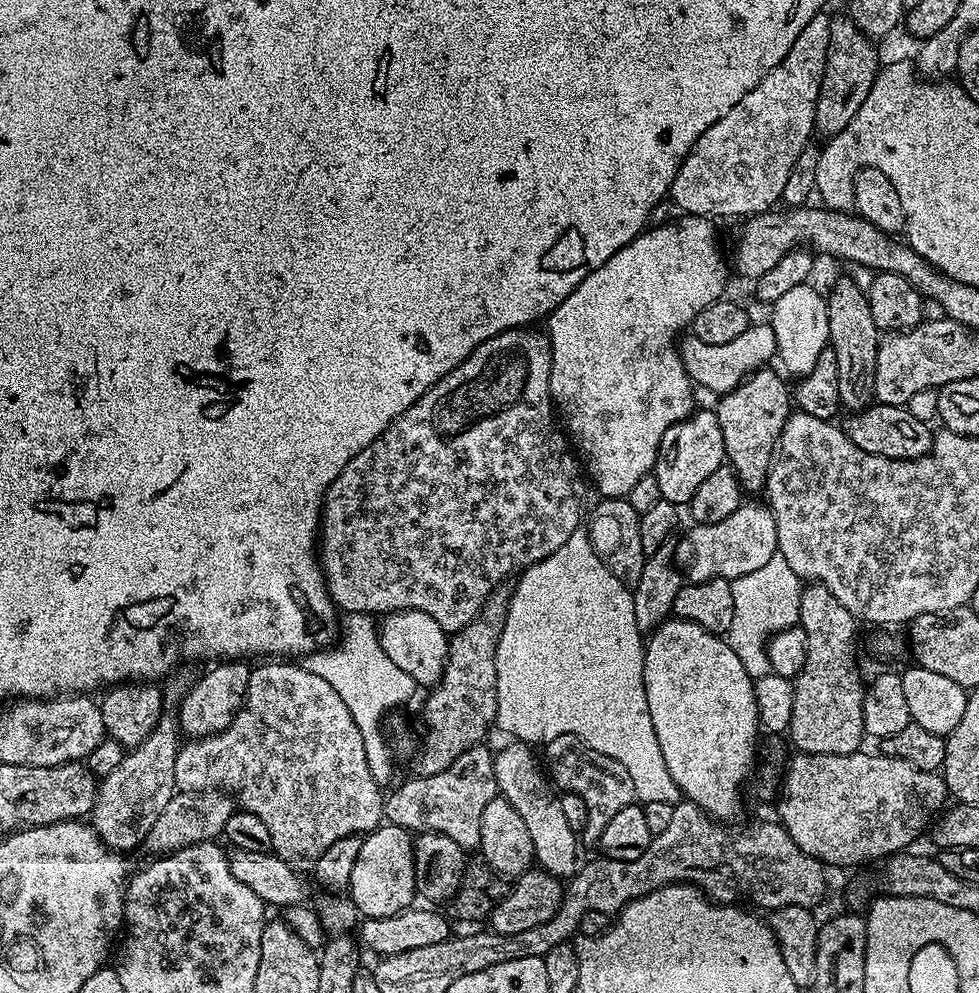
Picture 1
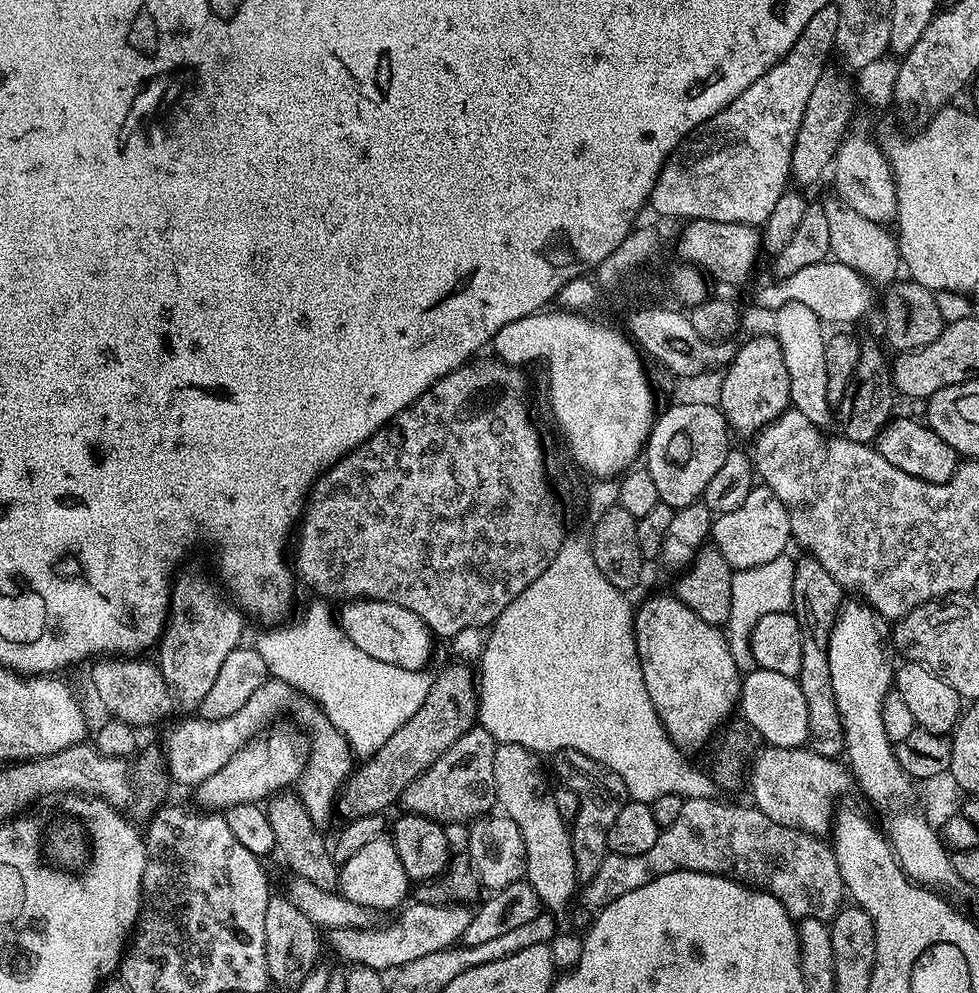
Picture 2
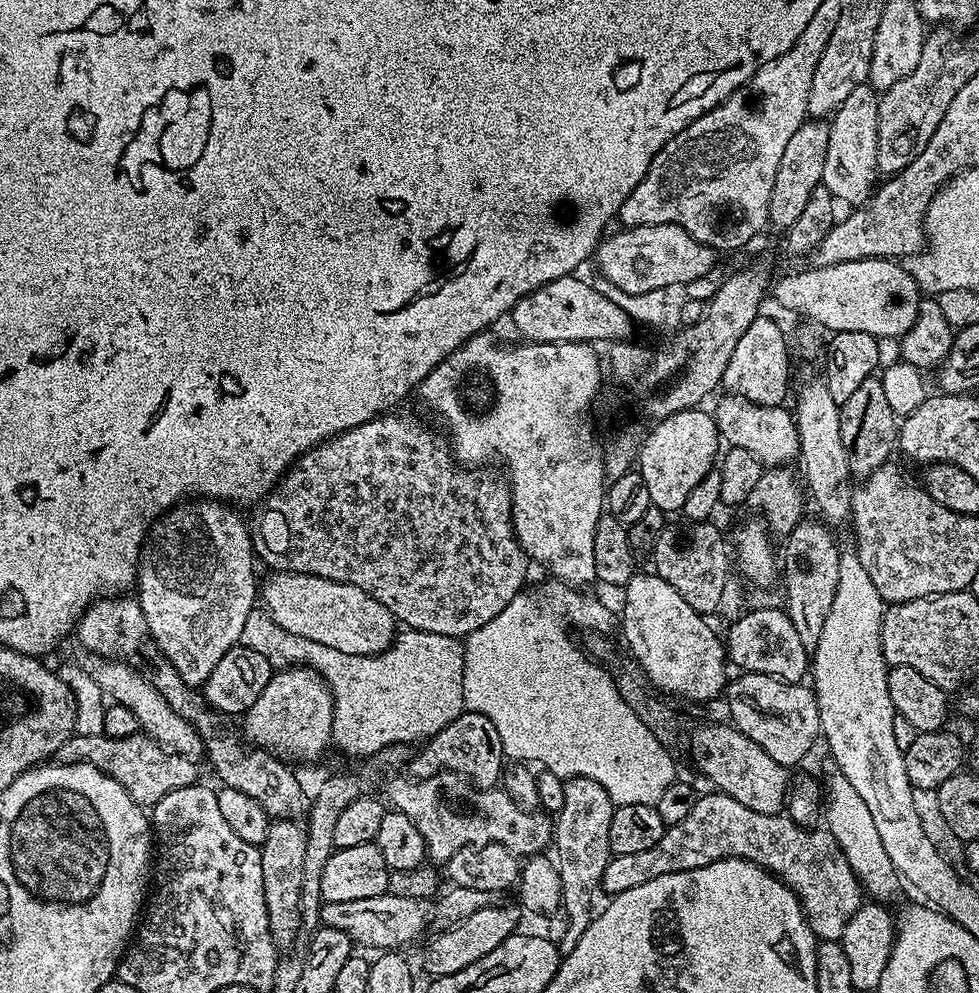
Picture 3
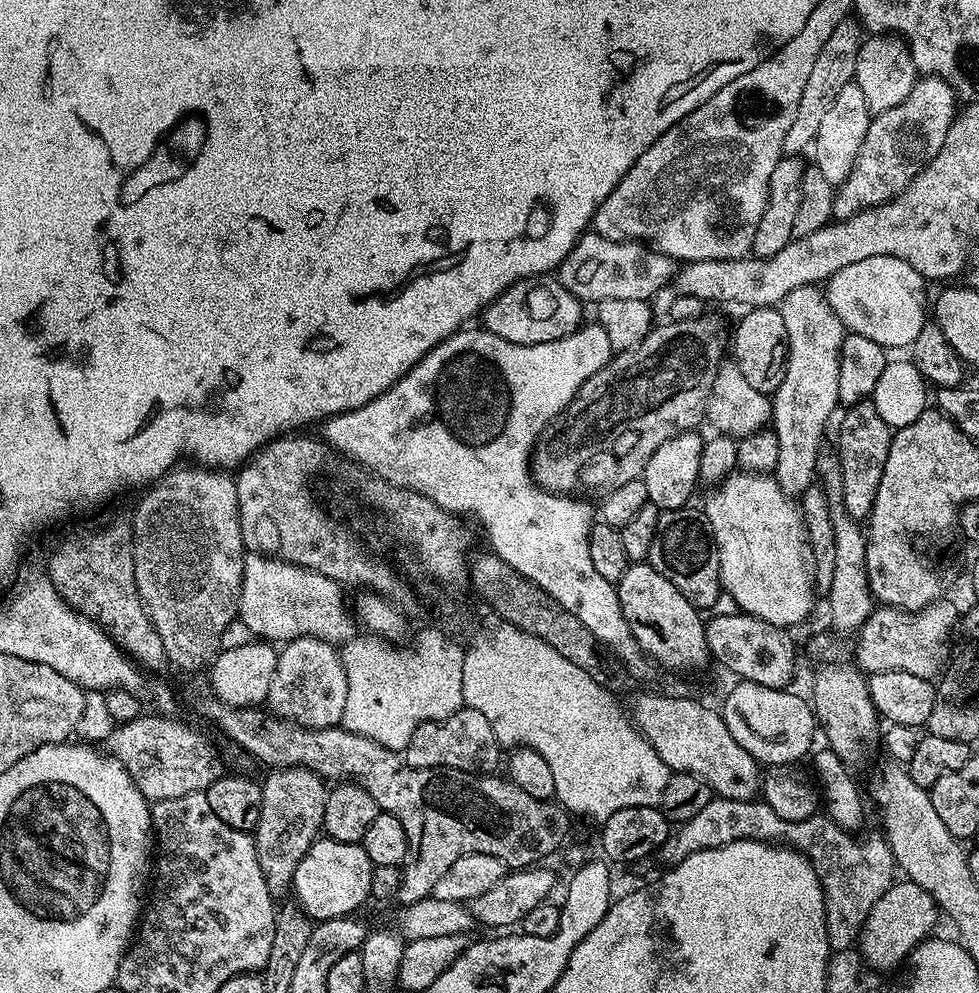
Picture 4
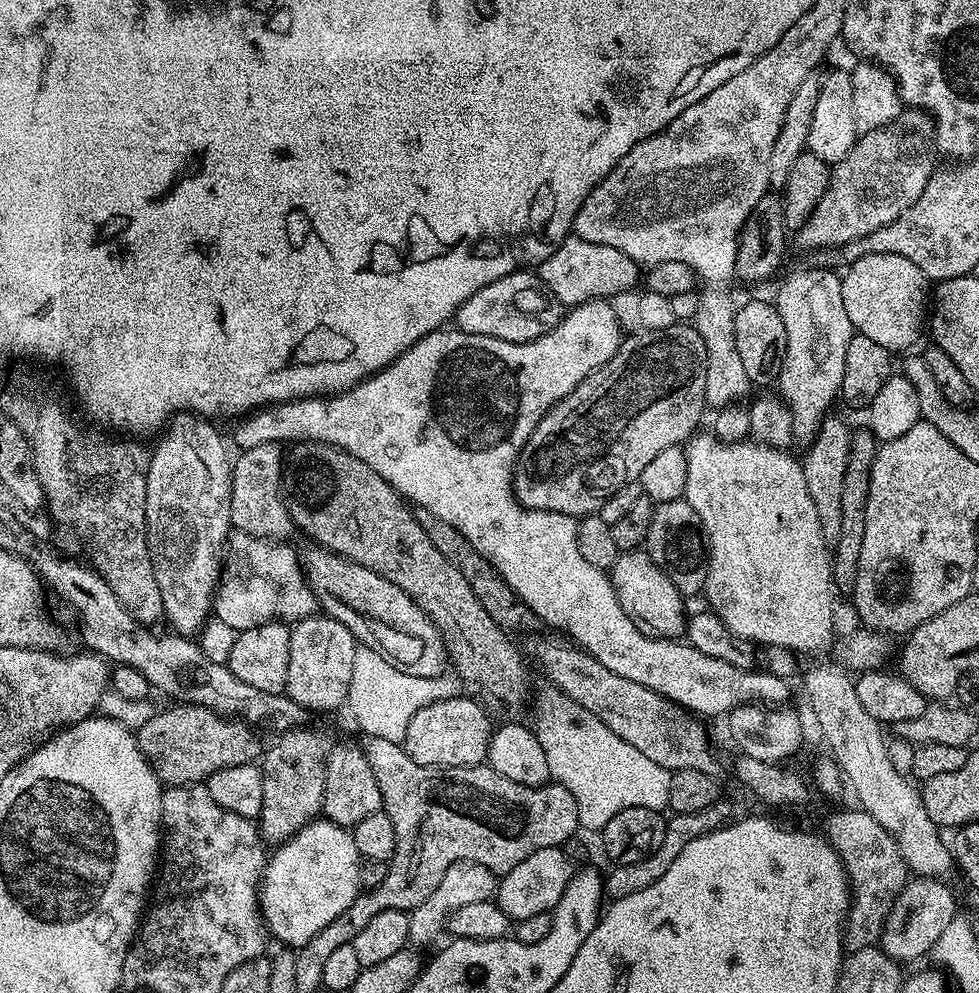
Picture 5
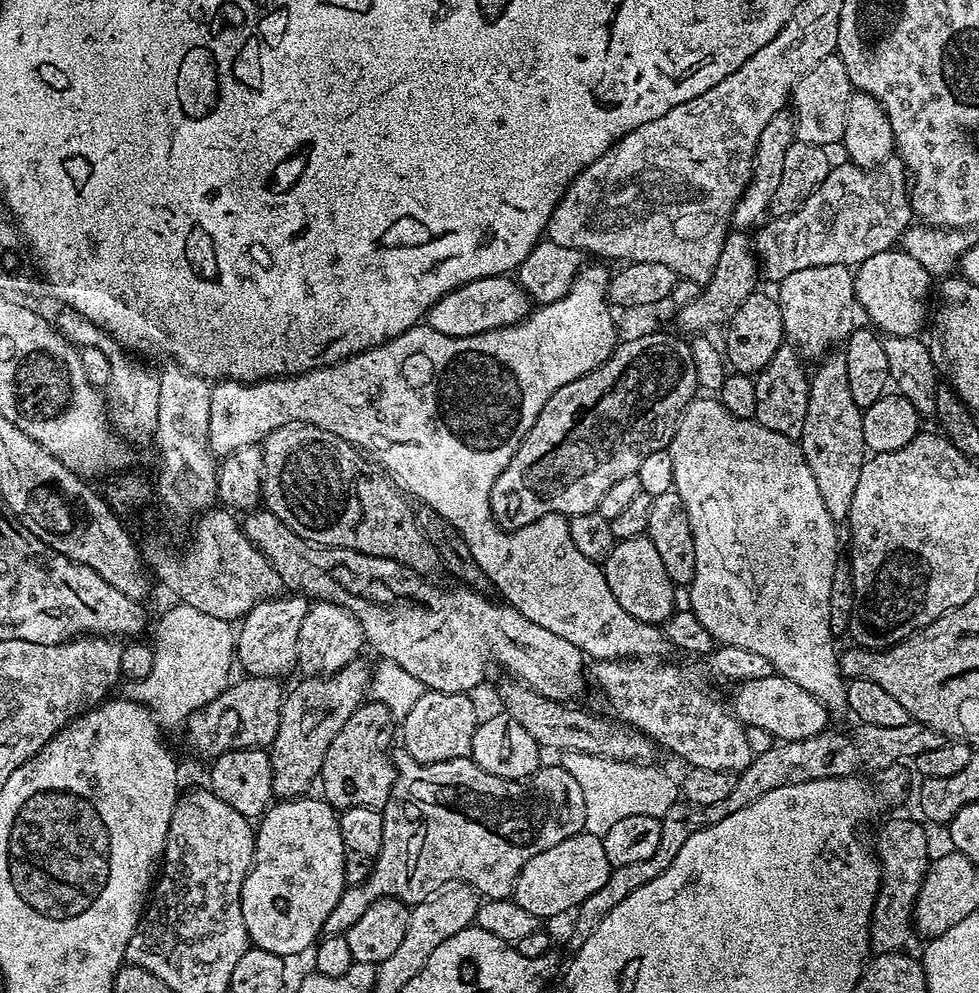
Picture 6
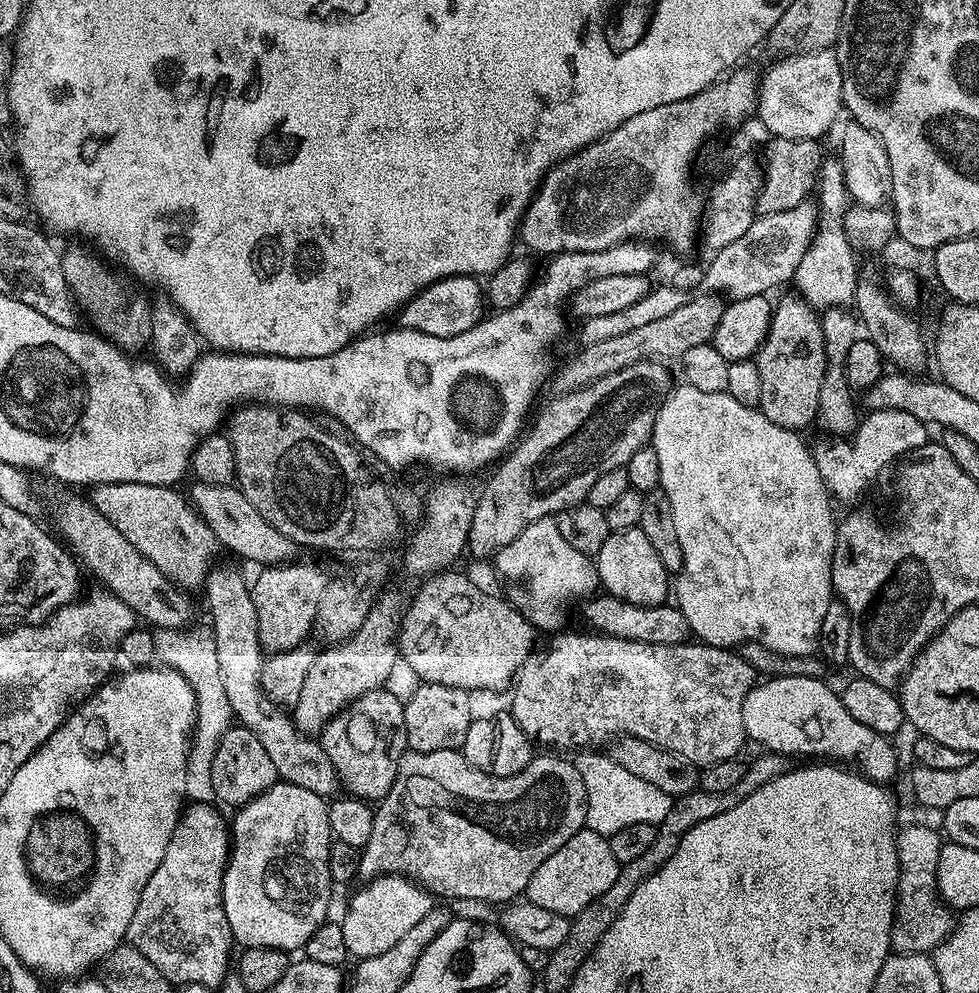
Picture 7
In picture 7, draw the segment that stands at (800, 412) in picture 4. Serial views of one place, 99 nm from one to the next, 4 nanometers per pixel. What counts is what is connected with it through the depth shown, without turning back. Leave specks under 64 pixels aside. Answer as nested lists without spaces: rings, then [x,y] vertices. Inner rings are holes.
[[[825,159],[821,163],[814,196],[817,196],[815,199],[818,201],[816,234],[806,254],[802,254],[802,262],[798,262],[798,270],[794,277],[795,291],[811,308],[843,308],[853,303],[858,271],[856,272],[857,253],[844,233],[844,214],[850,207],[850,197],[844,181],[844,168],[840,165],[839,159]]]

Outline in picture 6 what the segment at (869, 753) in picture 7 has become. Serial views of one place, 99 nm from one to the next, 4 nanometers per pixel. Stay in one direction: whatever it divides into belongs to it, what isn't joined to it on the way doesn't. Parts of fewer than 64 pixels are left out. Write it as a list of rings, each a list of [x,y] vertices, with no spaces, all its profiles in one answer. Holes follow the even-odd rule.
[[[773,675],[758,681],[746,681],[735,690],[737,690],[736,708],[734,708],[735,717],[741,724],[749,728],[760,727],[777,741],[810,738],[829,727],[830,713],[827,708],[822,706],[822,702],[818,702],[818,698],[814,698],[814,694],[802,690],[802,686],[798,686],[798,682],[790,682],[790,678],[785,676]]]

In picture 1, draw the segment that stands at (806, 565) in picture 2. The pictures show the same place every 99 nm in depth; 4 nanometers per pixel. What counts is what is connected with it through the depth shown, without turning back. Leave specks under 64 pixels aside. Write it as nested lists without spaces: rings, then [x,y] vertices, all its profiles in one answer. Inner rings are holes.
[[[815,582],[809,583],[802,594],[799,627],[806,630],[806,666],[799,672],[794,681],[793,714],[787,728],[791,743],[801,753],[817,756],[818,754],[834,754],[845,756],[851,752],[861,751],[863,740],[866,740],[864,723],[862,722],[862,702],[864,701],[865,681],[860,681],[860,672],[856,669],[856,627],[855,616],[826,590],[826,586]]]

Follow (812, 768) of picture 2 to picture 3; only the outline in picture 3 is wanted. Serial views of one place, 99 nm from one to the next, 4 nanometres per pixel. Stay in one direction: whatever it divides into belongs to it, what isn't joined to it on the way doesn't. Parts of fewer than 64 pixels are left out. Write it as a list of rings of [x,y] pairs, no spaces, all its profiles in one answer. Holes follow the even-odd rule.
[[[704,724],[691,733],[691,755],[701,774],[715,791],[726,793],[734,802],[742,802],[742,806],[750,806],[750,810],[758,810],[758,814],[783,813],[790,789],[789,769],[770,758],[762,746],[735,726],[725,724]]]

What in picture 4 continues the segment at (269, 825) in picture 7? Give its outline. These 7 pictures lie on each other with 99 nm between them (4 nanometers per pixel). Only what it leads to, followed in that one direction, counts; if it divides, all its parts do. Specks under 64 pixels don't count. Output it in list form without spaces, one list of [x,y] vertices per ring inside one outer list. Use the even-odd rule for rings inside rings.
[[[318,838],[310,846],[310,850],[302,858],[302,862],[298,862],[298,870],[294,870],[291,891],[296,892],[295,903],[313,922],[353,915],[357,911],[355,908],[362,907],[364,899],[367,901],[372,895],[370,882],[373,867],[363,843],[347,844],[329,838]]]

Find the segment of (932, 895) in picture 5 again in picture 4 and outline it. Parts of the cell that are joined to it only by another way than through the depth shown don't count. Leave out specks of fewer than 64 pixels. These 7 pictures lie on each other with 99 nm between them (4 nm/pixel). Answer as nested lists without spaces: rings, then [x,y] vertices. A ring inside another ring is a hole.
[[[907,878],[893,882],[886,894],[874,902],[874,910],[866,918],[858,937],[860,959],[869,969],[876,972],[888,972],[907,961],[909,954],[922,940],[933,935],[932,927],[936,924],[938,907],[936,900],[922,886]]]

